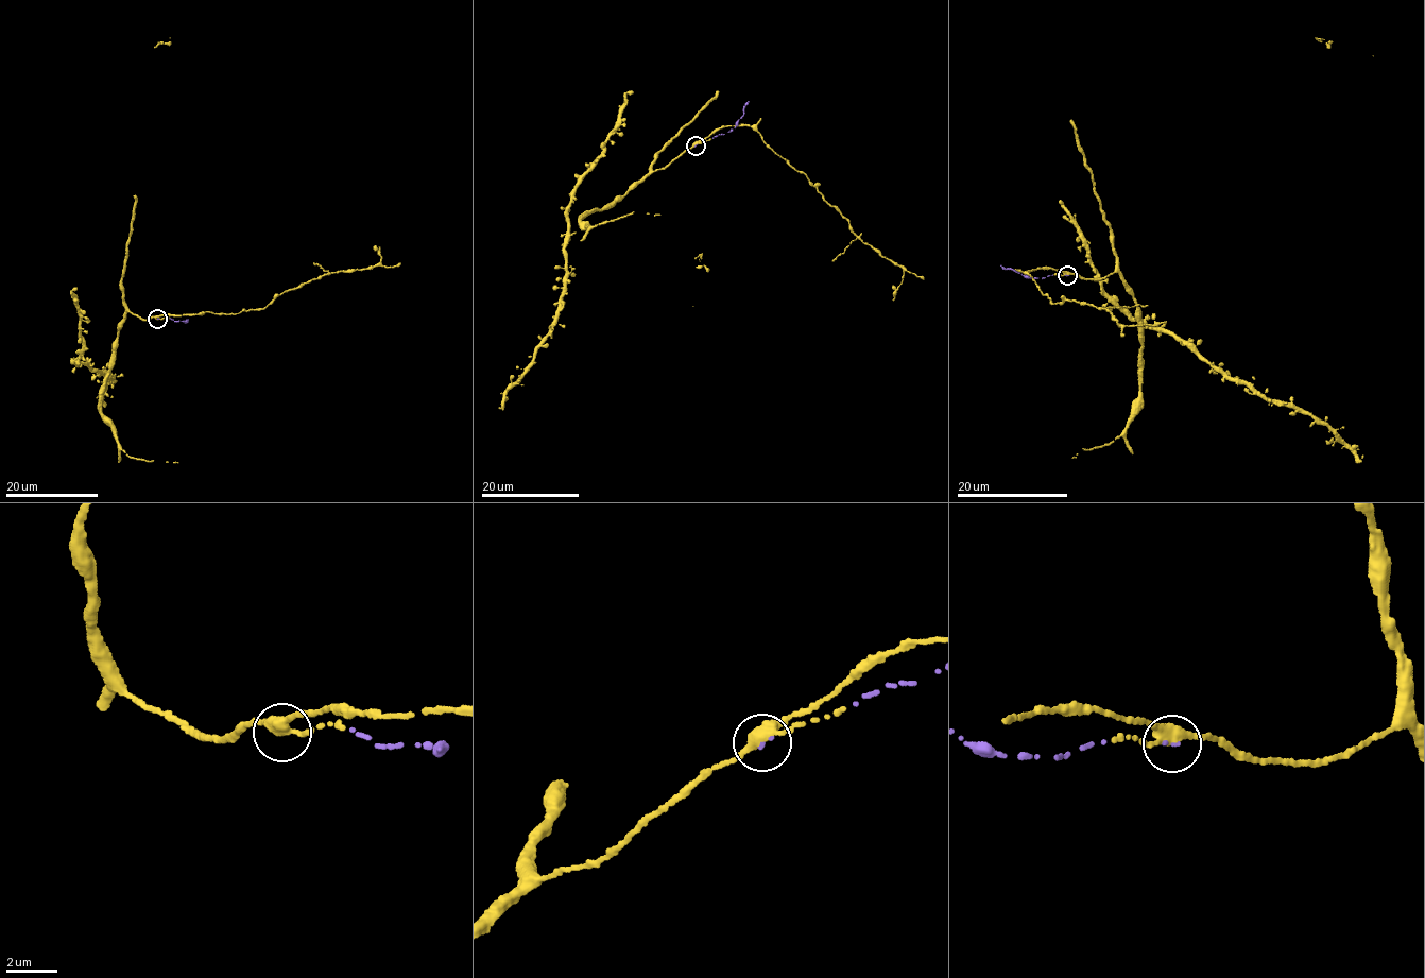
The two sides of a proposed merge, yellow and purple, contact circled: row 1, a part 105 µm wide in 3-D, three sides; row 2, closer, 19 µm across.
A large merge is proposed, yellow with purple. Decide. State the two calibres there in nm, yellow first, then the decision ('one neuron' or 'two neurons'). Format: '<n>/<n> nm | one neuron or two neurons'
340/110 nm | one neuron

